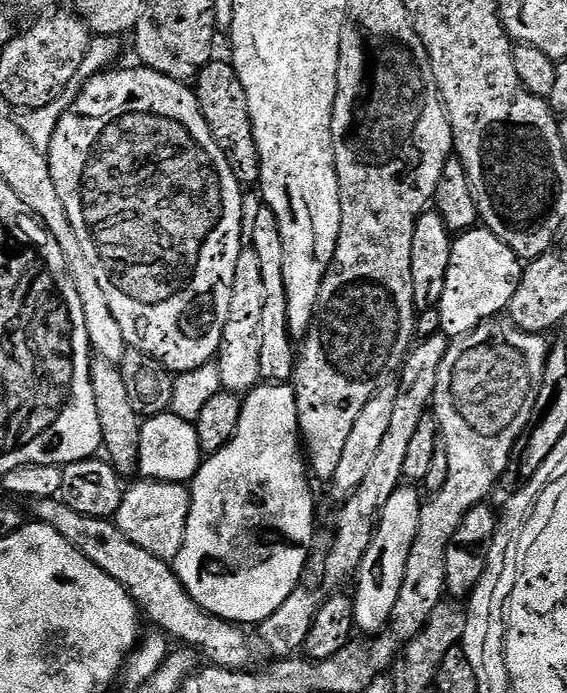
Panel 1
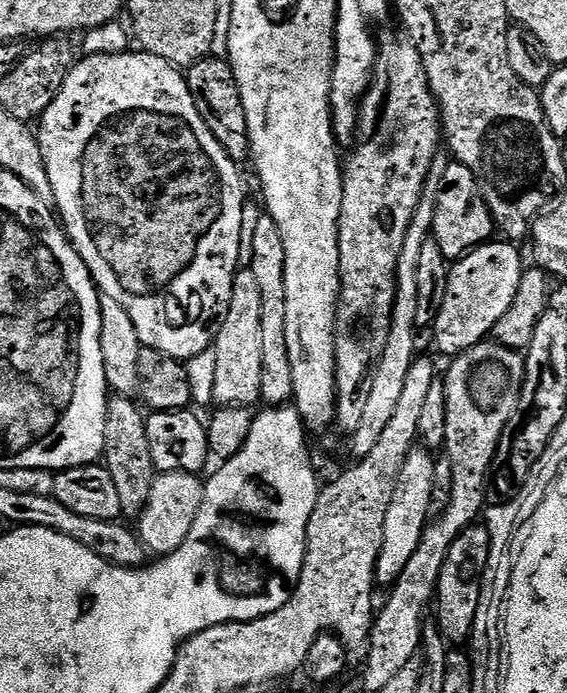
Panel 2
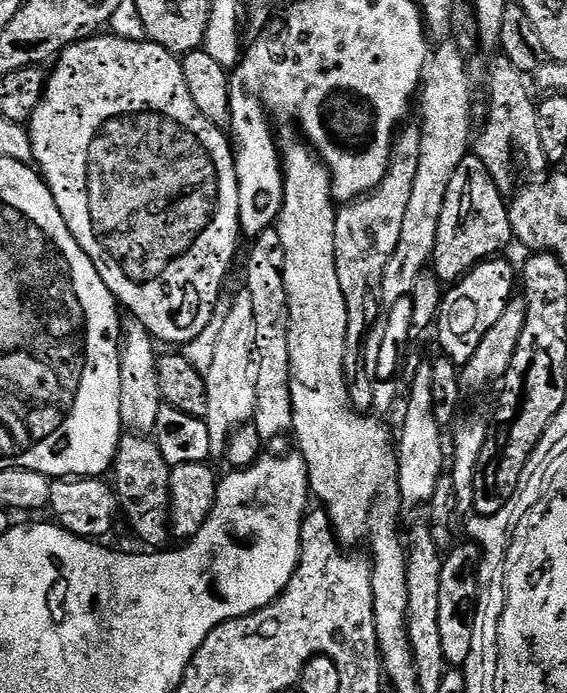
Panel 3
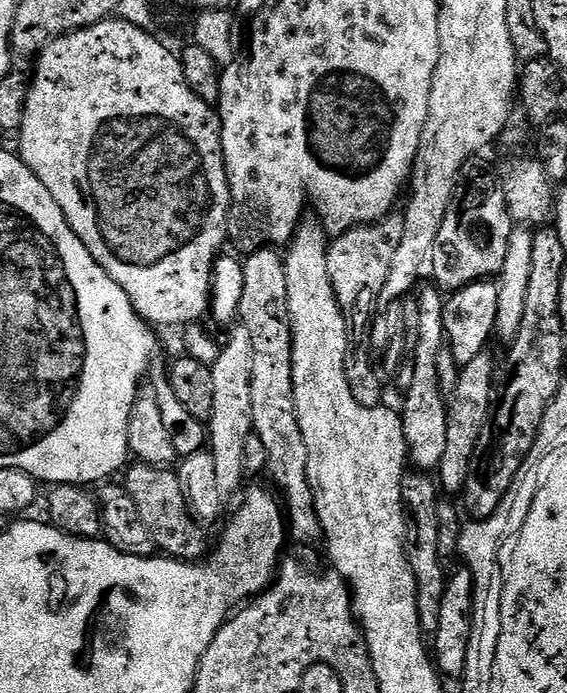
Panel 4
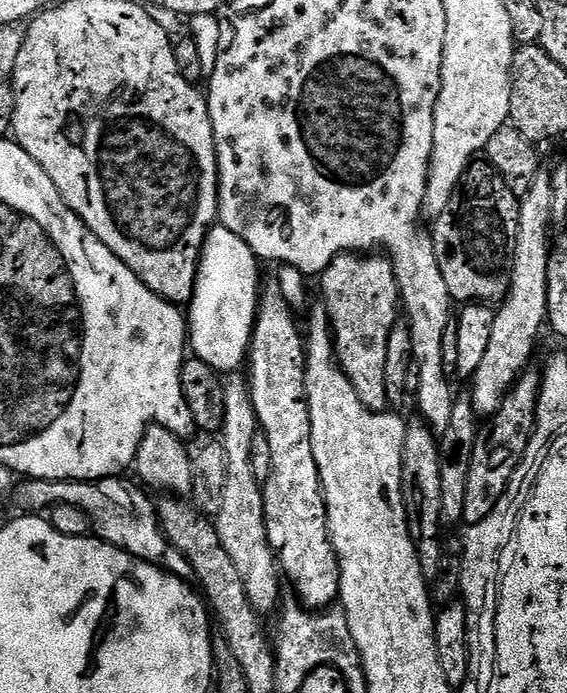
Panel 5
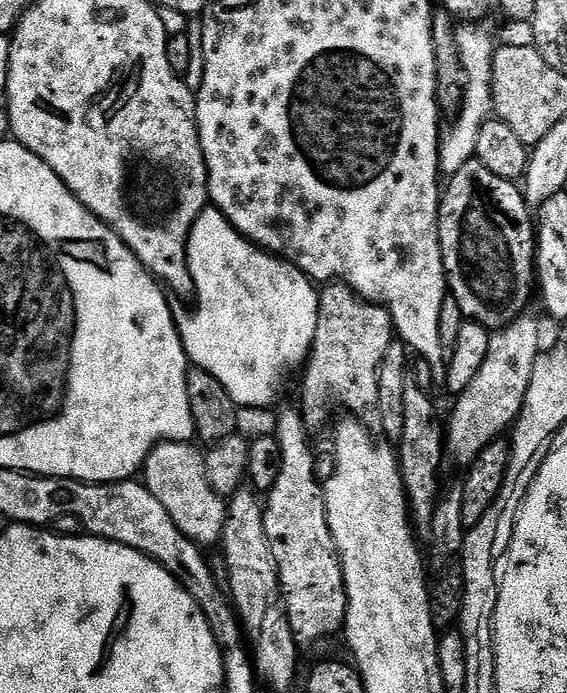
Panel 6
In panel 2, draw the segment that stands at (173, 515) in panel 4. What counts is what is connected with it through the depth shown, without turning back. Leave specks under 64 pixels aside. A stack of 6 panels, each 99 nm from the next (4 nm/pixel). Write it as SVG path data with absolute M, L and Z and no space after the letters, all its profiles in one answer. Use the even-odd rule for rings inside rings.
M113 395L108 402L106 414L106 438L102 463L108 469L110 478L114 478L114 487L118 489L118 498L122 501L122 513L125 517L139 517L150 498L152 484L158 475L156 463L150 454L148 421L145 413L136 409L137 401L131 396Z

